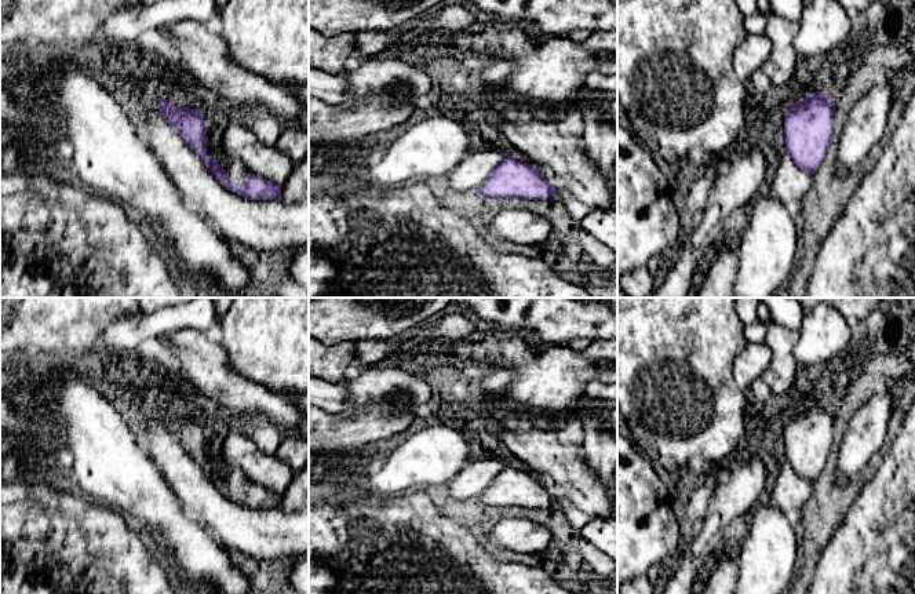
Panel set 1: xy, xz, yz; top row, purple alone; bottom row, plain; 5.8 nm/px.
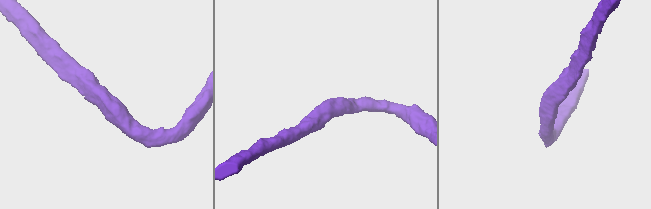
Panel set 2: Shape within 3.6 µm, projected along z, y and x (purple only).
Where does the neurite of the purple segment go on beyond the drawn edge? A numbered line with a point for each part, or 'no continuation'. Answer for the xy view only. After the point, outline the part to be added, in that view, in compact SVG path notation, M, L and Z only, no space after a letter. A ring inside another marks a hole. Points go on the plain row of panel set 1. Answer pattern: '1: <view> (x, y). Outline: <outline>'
1: xy (266, 534). Outline: M147 412L143 415L143 420L146 431L141 434L142 445L161 470L181 503L194 511L219 543L230 550L259 560L291 558L309 554L309 506L295 513L282 513L276 509L249 509L226 498L161 422Z

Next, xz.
1: xz (470, 483). Outline: M499 459L475 460L449 481L451 499L464 502L480 496L507 466Z

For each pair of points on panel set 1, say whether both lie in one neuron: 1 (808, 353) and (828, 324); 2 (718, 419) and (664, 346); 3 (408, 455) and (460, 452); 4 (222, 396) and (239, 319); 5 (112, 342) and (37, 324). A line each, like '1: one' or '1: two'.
1: one
2: one
3: one
4: two
5: two

